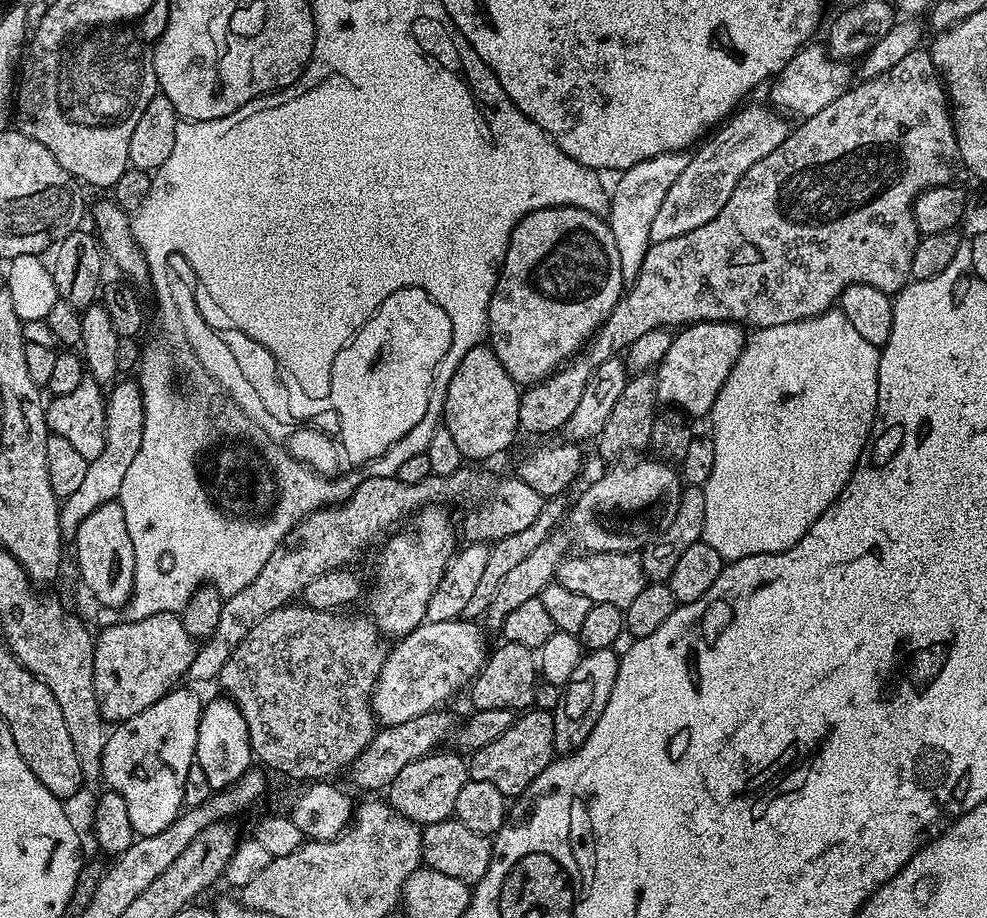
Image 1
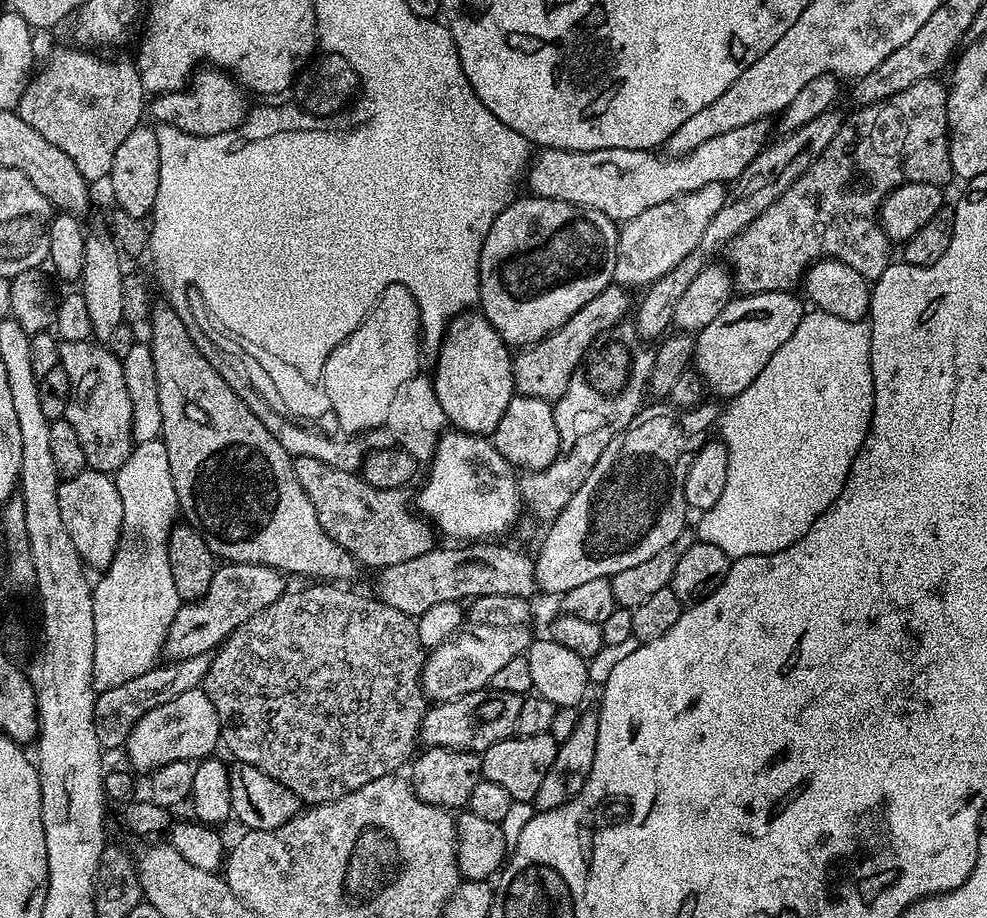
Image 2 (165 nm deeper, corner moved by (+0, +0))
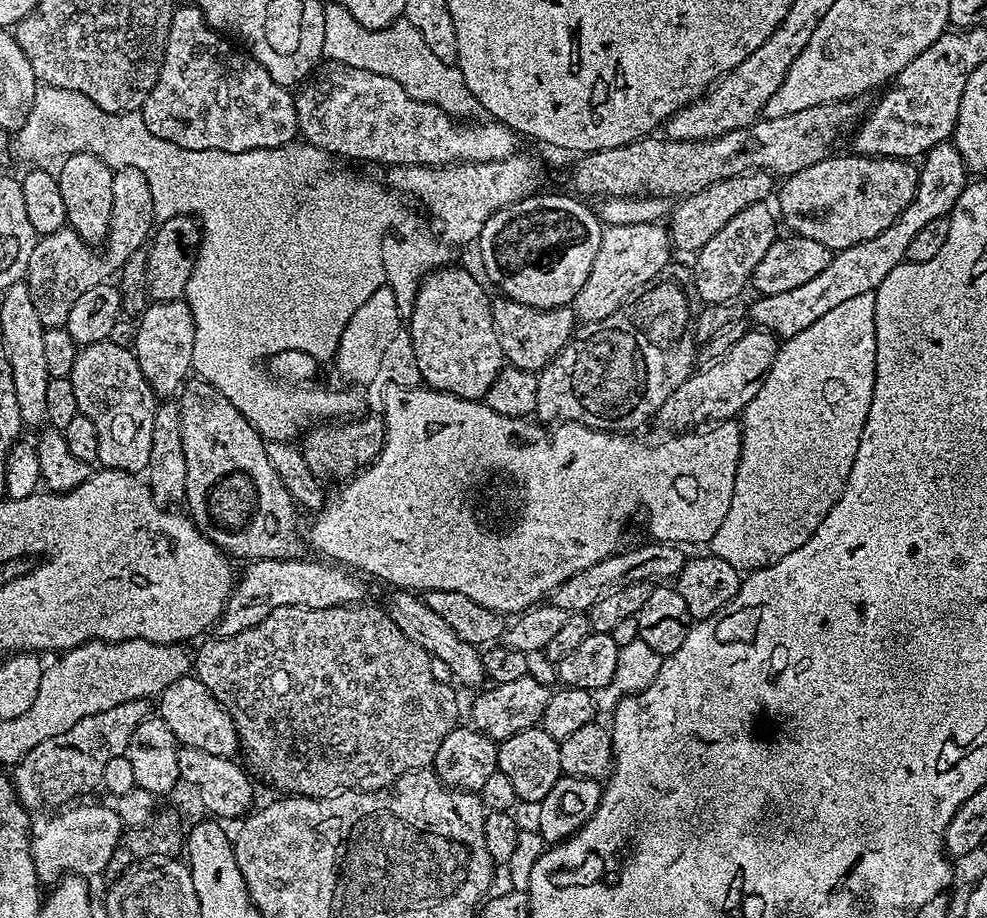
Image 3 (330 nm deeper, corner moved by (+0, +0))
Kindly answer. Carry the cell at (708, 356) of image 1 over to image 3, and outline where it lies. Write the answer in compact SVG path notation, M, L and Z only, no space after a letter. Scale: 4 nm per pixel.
M952 142L939 144L929 152L925 152L919 170L918 190L910 206L902 210L894 226L882 230L878 238L858 242L858 246L850 246L846 250L835 253L830 266L826 266L822 274L810 278L810 282L806 282L803 286L786 290L782 294L756 298L752 308L750 304L750 320L752 316L753 322L756 323L753 325L772 333L777 338L802 334L806 326L814 326L814 322L818 322L822 314L834 310L834 306L839 306L850 298L858 298L858 294L875 292L882 278L886 278L886 274L890 274L894 266L905 263L906 250L909 249L910 242L917 237L918 230L924 229L925 225L935 219L947 217L958 202L962 190L970 182L970 173L964 165L962 154L958 154L955 143Z

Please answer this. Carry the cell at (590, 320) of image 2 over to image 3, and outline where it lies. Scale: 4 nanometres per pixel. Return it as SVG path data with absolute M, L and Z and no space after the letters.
M497 295L492 300L492 317L505 361L511 367L539 374L567 346L577 331L578 317L571 307L535 308Z

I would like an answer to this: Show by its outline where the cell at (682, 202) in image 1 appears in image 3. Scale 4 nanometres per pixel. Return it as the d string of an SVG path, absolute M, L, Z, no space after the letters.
M663 223L610 224L604 228L602 242L594 266L590 268L590 278L586 286L578 290L574 301L574 311L581 321L605 320L614 310L618 310L625 300L639 292L640 287L658 274L673 259L674 245L669 229Z

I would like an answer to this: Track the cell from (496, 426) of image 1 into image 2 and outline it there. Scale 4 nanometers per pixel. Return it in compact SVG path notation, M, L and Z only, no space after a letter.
M465 310L449 322L434 365L436 373L431 373L430 379L434 386L434 394L438 394L442 414L446 414L449 425L455 431L487 437L495 430L506 406L510 406L510 398L514 394L513 359L514 356L509 345L505 344L503 338L498 334L498 330L494 330L494 326L490 326L490 322L485 318L483 312Z

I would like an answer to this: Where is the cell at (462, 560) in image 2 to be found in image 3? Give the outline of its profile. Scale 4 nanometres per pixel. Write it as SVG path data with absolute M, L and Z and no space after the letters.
M647 542L637 548L621 550L614 556L608 556L594 566L588 566L586 570L578 570L574 578L562 582L550 597L550 603L566 610L570 614L586 614L594 602L606 598L606 594L614 594L614 590L622 590L622 586L631 584L646 584L653 586L661 582L675 581L684 566L686 559L685 549L679 544L665 544L663 542Z

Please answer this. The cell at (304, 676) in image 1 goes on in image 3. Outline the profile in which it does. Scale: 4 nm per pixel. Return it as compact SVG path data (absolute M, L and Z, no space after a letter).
M363 603L339 604L329 608L303 608L302 606L282 606L258 626L250 626L233 636L220 636L216 640L205 639L197 652L194 652L194 675L196 679L214 694L214 698L223 706L236 727L236 735L240 738L239 751L256 767L255 775L273 784L277 793L290 796L330 796L341 790L357 792L377 792L393 784L402 774L413 772L415 768L427 768L438 754L438 746L442 746L442 738L457 727L460 716L460 704L456 701L457 689L452 684L443 684L434 678L430 671L432 657L422 646L410 642L398 626L394 626L387 611L380 608L364 608Z

